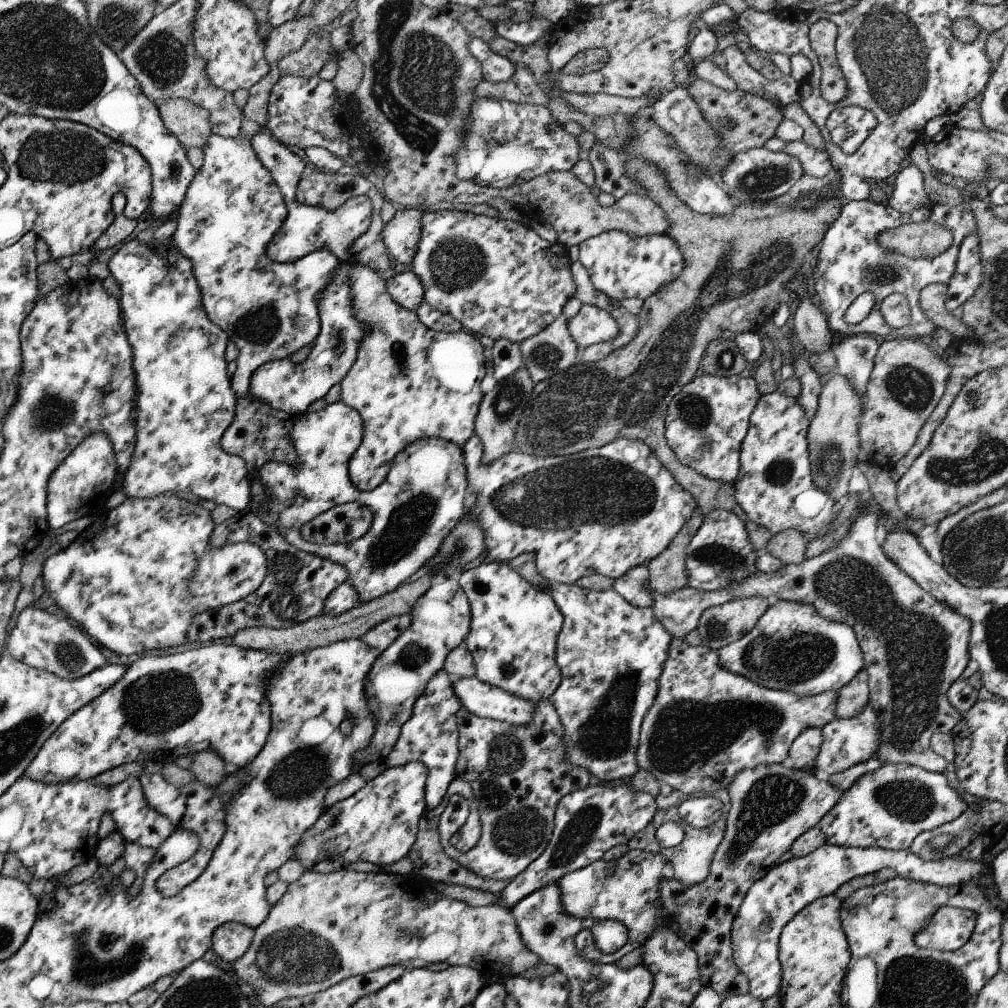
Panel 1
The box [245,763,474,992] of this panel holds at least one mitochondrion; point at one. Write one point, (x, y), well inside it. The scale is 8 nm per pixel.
(289, 957)

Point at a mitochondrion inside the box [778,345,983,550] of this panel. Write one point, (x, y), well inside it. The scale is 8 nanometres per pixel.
(913, 389)

